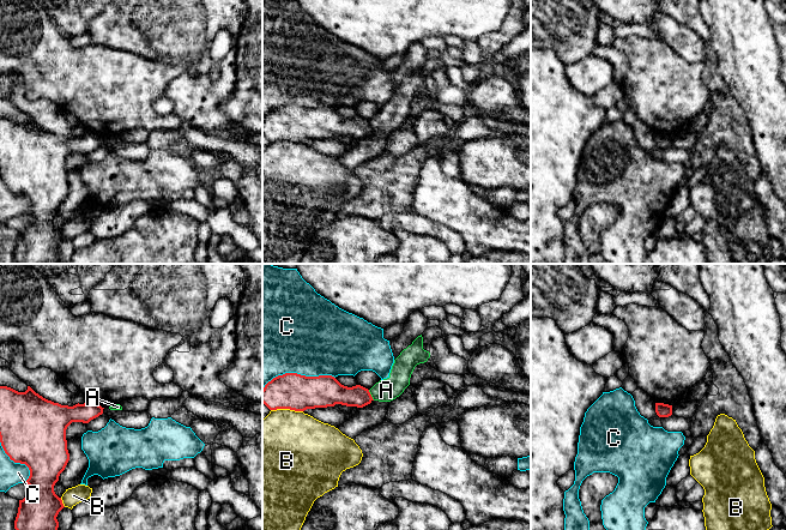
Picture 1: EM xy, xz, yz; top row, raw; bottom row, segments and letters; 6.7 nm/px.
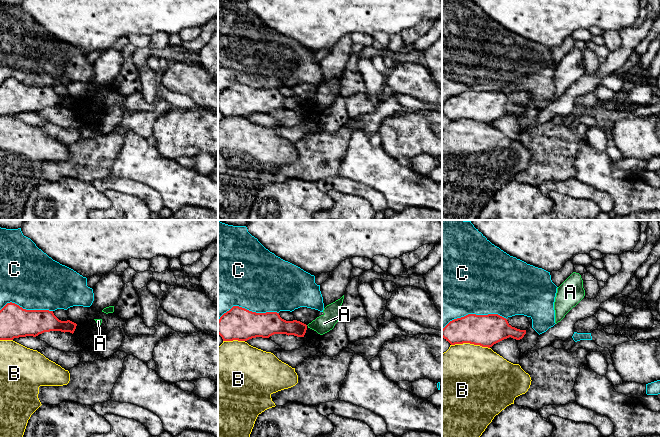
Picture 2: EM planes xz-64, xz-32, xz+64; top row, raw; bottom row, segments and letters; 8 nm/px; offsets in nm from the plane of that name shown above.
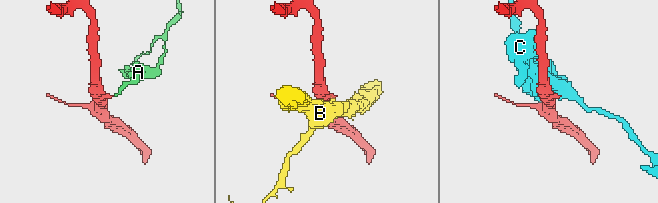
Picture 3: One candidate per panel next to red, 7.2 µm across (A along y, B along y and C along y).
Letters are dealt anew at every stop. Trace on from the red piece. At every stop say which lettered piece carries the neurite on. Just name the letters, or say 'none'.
none

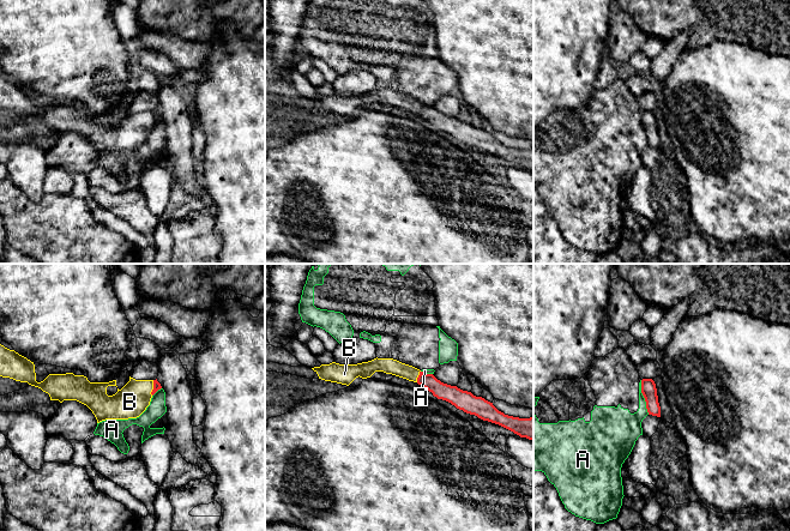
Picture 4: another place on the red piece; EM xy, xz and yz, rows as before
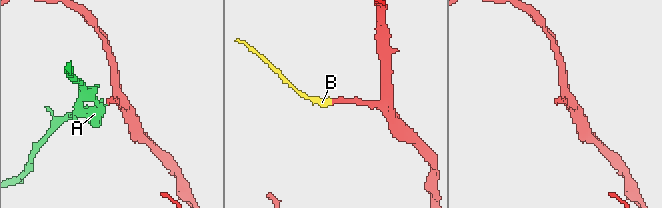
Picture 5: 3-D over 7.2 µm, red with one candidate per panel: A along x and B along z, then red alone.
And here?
B

